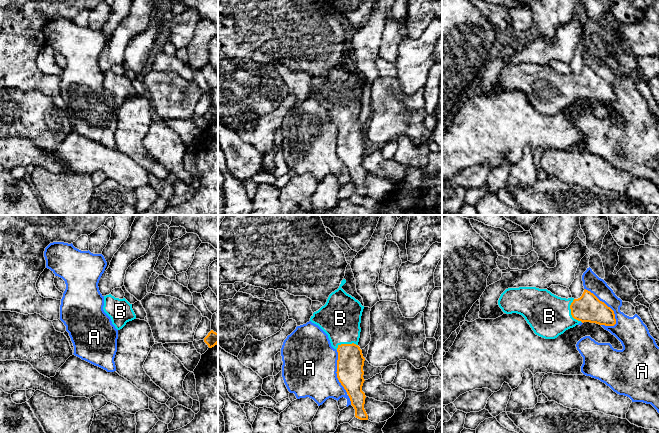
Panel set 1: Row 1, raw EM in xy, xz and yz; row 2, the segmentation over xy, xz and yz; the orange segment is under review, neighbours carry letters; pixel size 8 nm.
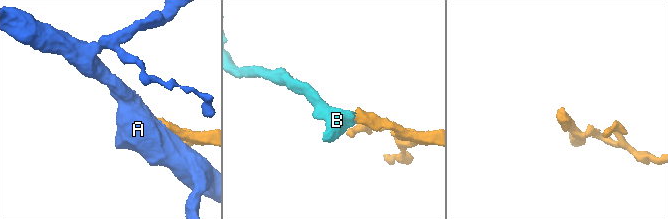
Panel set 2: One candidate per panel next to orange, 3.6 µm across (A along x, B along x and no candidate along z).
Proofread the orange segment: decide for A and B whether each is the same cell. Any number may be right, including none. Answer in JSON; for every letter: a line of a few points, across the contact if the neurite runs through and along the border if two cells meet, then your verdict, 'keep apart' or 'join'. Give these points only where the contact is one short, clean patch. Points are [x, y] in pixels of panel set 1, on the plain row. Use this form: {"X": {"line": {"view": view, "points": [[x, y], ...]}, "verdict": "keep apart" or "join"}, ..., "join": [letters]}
{"A": {"verdict": "keep apart"}, "B": {"line": {"view": "yz", "points": [[588, 84], [571, 88], [549, 92]]}, "verdict": "join"}, "join": ["B"]}

